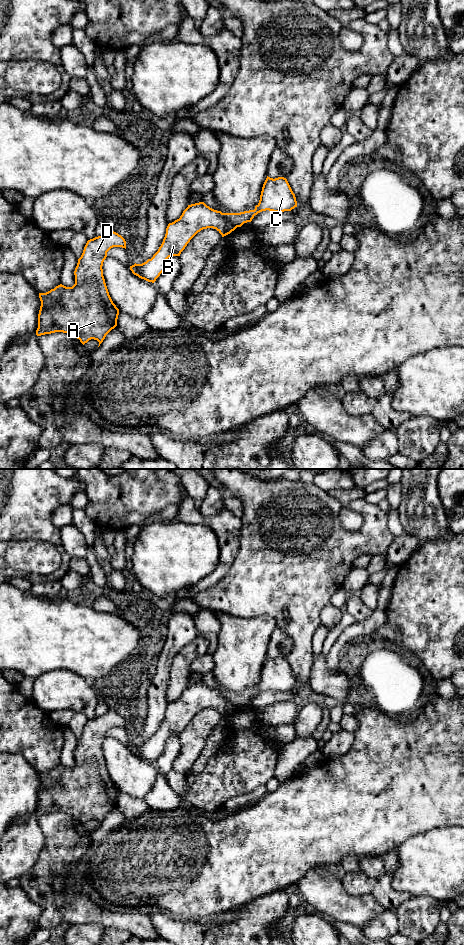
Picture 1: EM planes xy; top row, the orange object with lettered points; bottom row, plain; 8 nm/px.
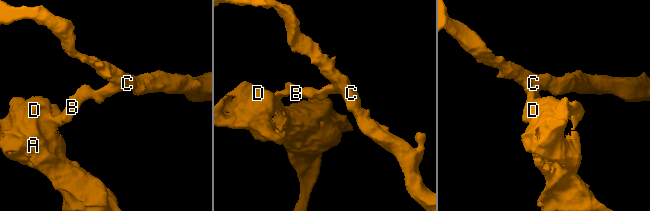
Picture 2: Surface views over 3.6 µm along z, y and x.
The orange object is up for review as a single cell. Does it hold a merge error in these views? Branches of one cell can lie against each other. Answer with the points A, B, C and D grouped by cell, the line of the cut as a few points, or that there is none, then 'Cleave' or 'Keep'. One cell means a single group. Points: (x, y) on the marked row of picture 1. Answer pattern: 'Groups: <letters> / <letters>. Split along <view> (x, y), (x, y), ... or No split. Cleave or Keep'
Groups: A B D / C. Split along xy (222, 213), (237, 226). Cleave

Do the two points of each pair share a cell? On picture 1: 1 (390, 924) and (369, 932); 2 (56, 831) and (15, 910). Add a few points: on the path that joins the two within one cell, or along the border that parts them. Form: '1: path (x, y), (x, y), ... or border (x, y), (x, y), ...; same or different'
1: path (385, 925), (374, 931); same
2: border (19, 885), (41, 908); different

